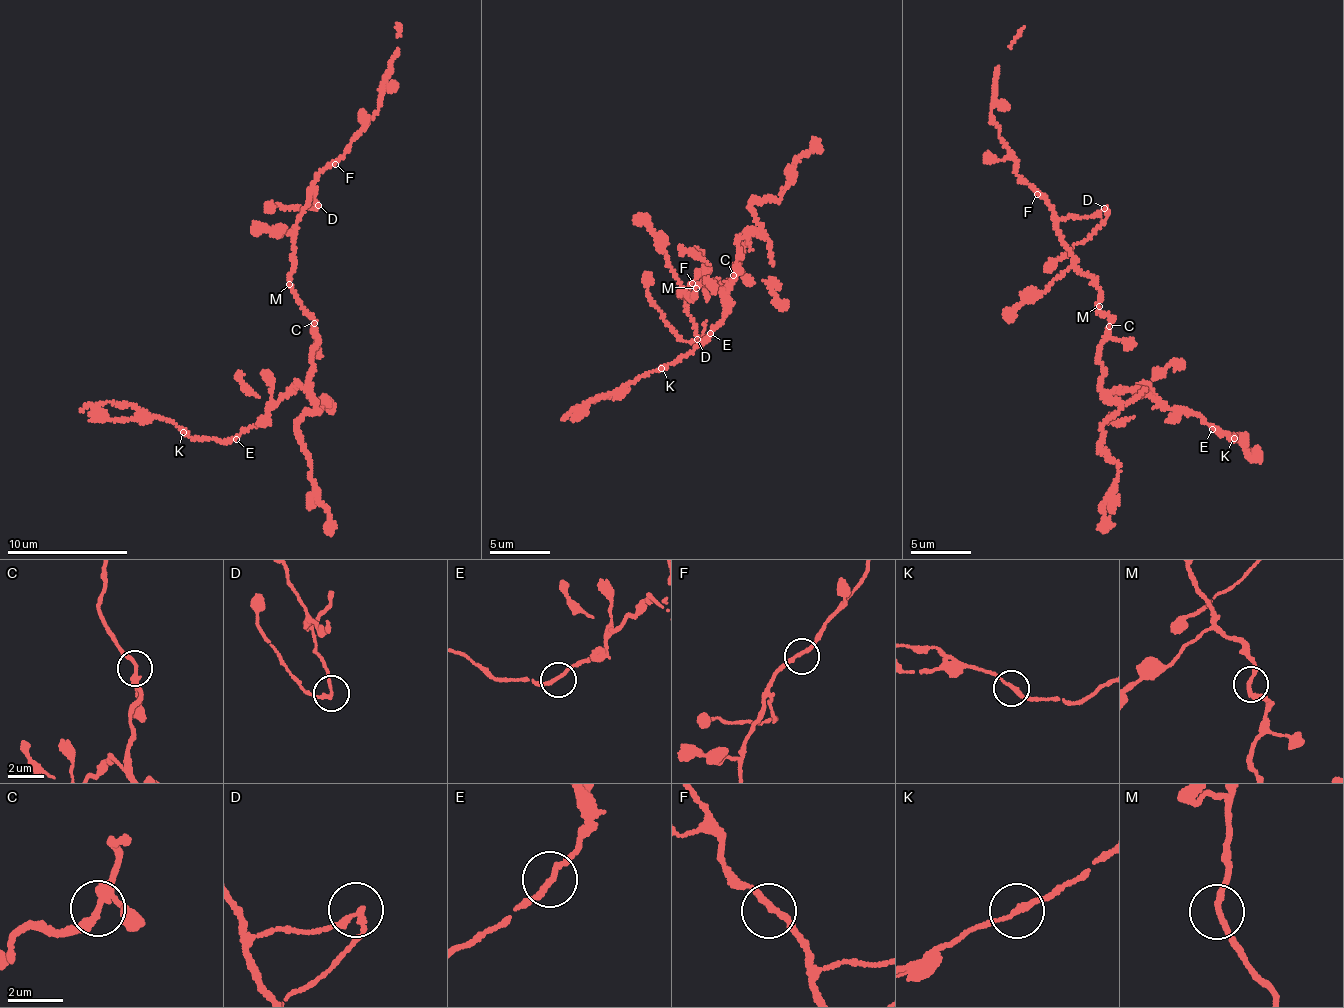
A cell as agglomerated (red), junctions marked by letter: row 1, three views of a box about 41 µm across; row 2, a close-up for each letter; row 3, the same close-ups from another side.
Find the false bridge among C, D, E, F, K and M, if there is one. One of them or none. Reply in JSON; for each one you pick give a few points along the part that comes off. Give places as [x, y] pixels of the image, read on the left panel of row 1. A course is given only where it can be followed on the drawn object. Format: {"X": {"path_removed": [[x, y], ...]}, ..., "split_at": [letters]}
{"split_at": []}

